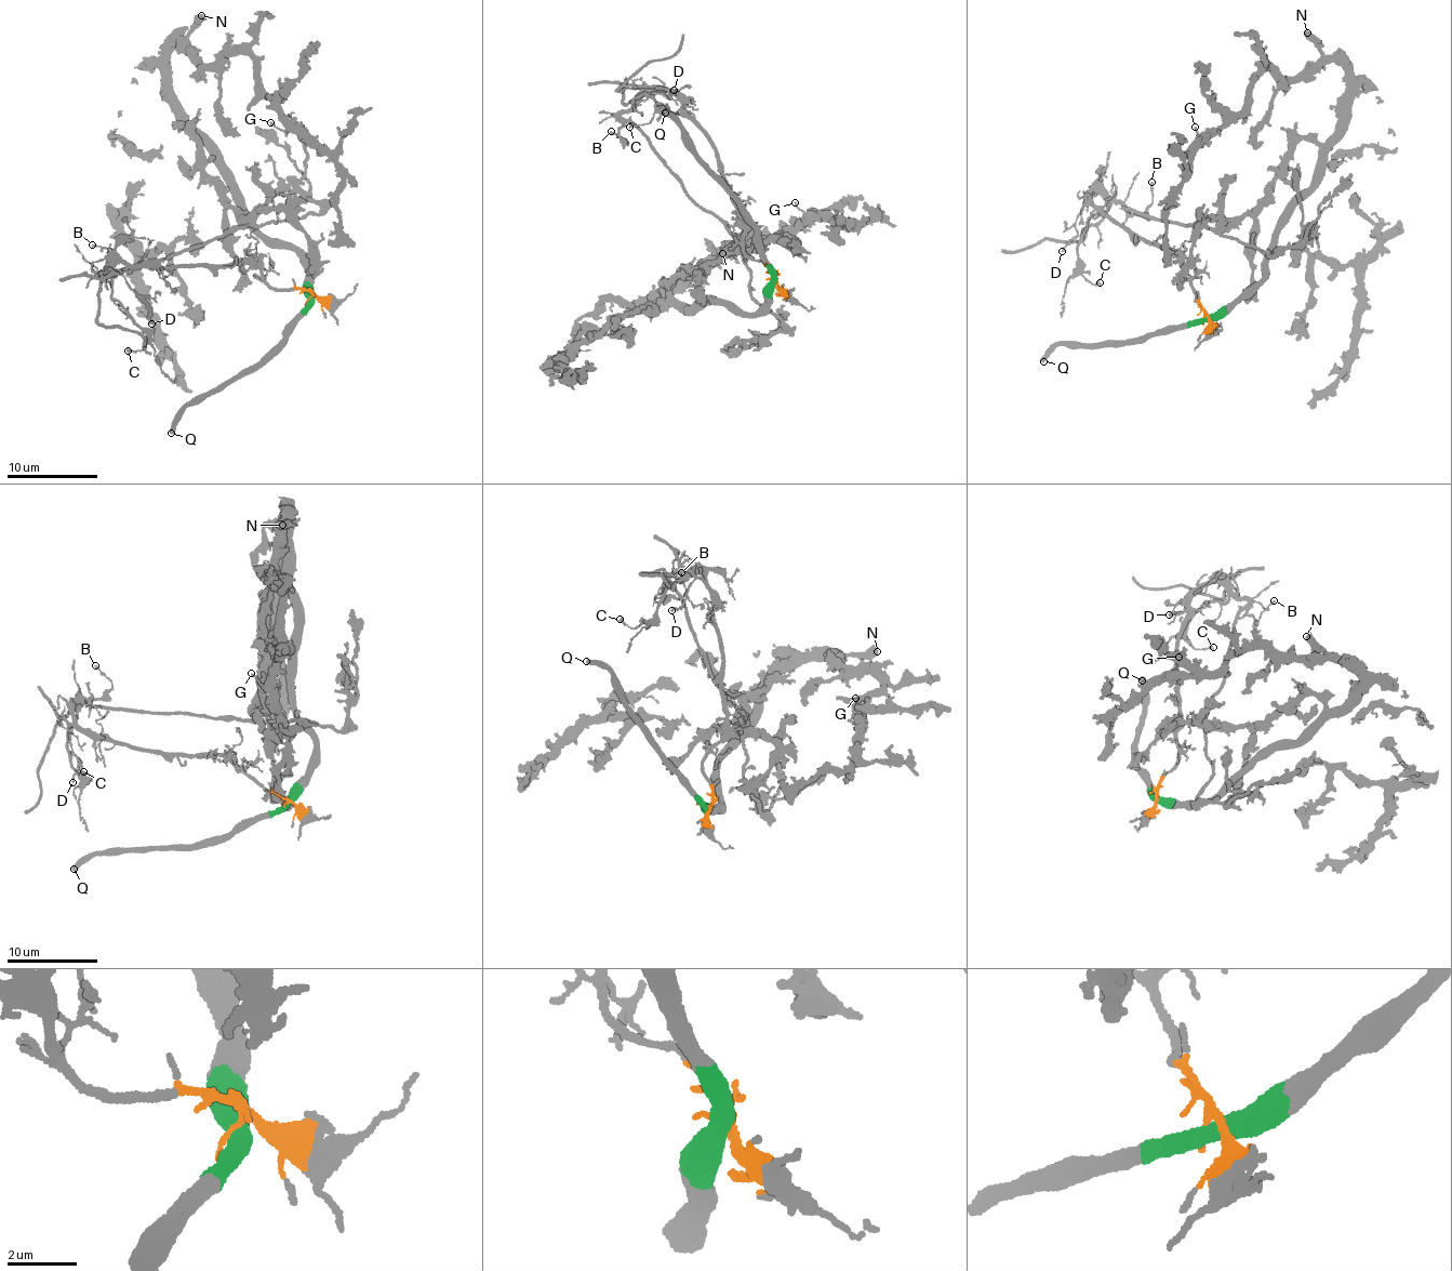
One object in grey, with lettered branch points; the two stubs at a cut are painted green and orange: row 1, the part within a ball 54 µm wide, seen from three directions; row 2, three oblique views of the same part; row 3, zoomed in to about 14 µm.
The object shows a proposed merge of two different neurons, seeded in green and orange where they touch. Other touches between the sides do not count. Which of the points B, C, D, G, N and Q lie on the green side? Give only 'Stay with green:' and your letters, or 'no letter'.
Stay with green: G, N, Q

